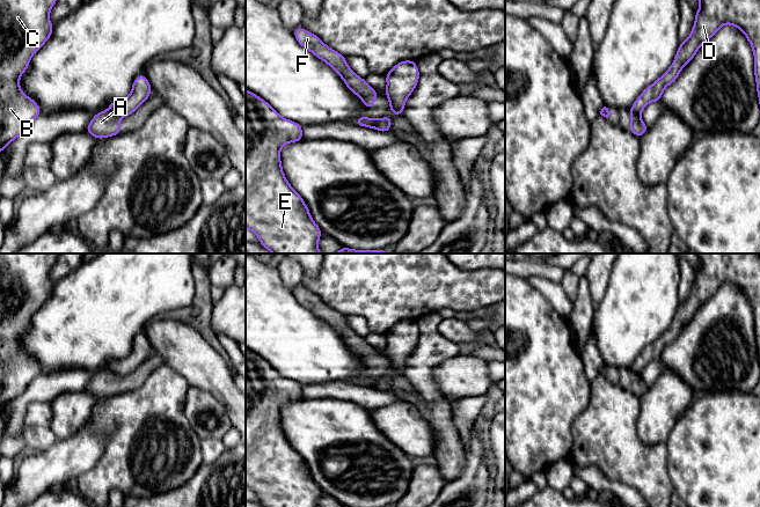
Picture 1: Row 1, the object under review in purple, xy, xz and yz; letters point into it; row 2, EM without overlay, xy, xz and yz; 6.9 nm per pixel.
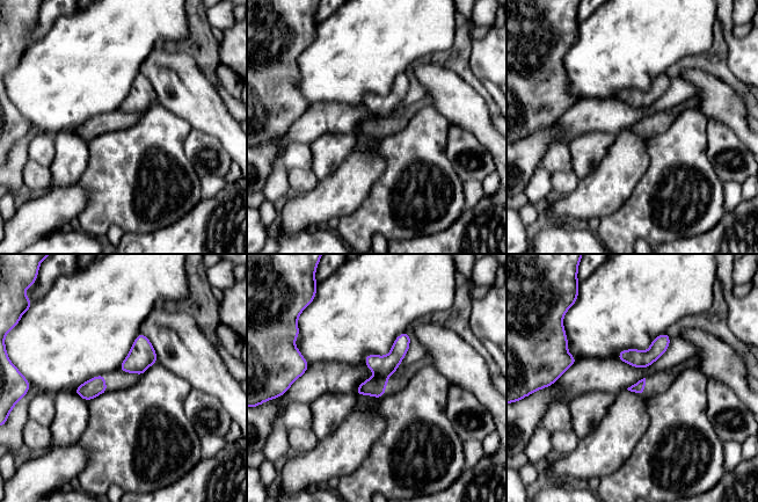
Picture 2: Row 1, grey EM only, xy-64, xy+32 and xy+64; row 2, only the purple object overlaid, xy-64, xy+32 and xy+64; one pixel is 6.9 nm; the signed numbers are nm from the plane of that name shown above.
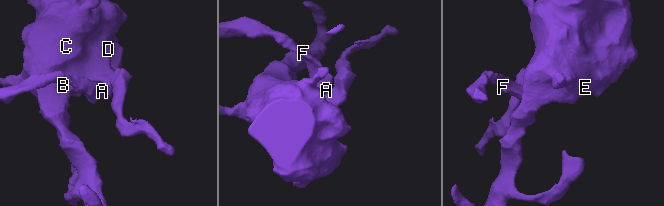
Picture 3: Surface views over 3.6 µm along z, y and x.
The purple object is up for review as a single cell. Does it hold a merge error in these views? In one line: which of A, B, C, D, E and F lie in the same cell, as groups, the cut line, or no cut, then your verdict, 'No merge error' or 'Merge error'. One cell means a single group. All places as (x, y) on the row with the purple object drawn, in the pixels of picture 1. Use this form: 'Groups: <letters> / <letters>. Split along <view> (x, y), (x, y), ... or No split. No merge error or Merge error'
Groups: A F / B C D E. Split along xy (109, 109), (118, 117). Merge error

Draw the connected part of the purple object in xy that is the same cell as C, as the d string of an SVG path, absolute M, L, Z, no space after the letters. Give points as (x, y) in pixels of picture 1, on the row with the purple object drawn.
M0 0L0 153L22 135L41 115L39 105L20 88L20 76L27 71L32 56L51 37L53 24L49 15L57 0Z

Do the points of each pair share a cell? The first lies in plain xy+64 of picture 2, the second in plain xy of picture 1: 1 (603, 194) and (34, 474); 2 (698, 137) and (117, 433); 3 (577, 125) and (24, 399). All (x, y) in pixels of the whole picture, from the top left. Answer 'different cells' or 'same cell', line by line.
1: same cell
2: same cell
3: same cell

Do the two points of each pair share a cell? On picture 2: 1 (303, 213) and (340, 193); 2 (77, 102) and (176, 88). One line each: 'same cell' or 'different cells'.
1: same cell
2: different cells

